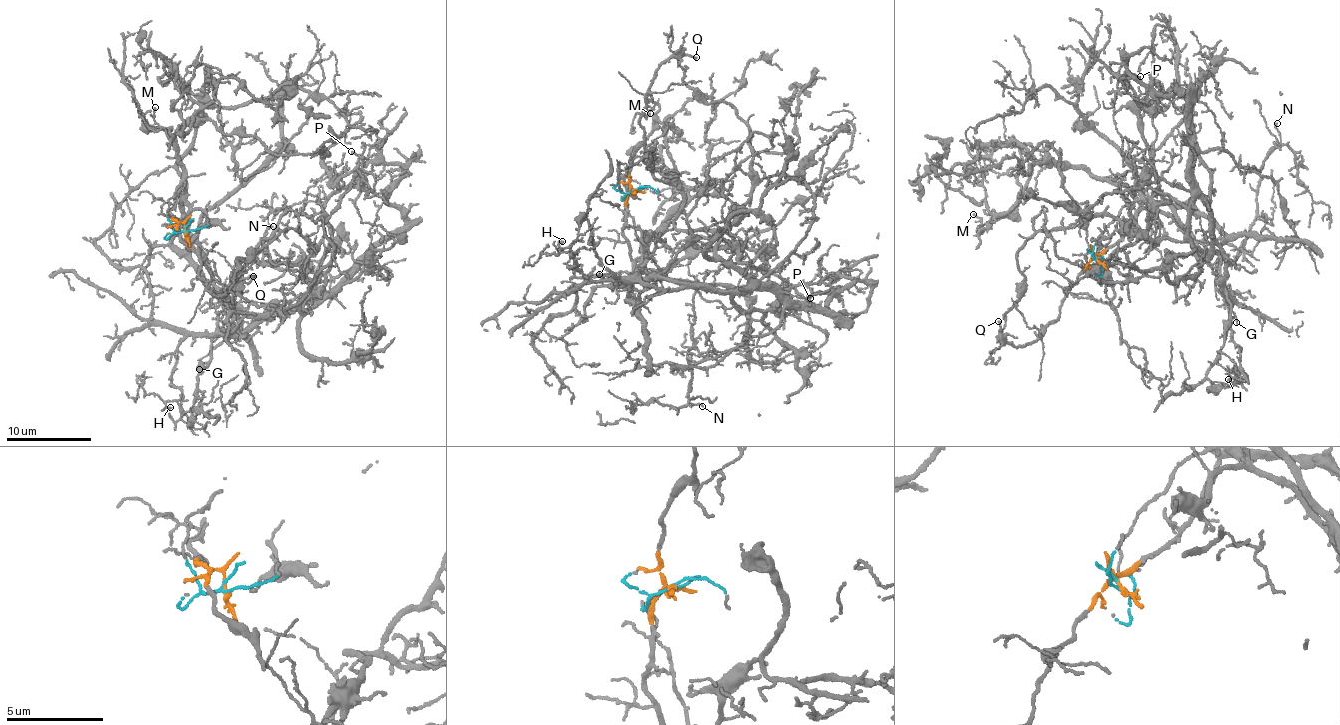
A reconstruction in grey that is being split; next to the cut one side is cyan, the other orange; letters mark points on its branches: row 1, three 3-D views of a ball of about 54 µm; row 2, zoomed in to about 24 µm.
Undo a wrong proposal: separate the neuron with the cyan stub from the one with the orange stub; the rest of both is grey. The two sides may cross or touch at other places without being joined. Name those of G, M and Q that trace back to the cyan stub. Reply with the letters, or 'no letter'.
no letter

